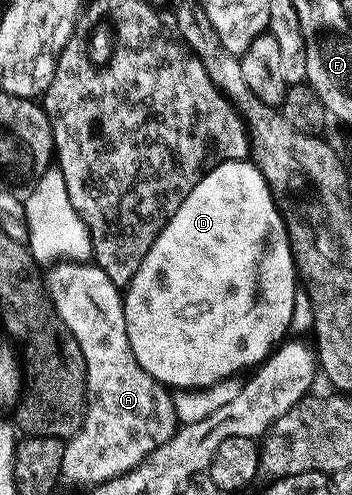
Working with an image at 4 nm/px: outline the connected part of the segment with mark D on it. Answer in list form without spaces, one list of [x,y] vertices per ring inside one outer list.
[[[251,161],[220,162],[213,170],[203,174],[194,184],[194,192],[182,200],[178,212],[162,228],[162,232],[154,240],[150,252],[142,260],[138,272],[126,287],[123,295],[124,315],[126,316],[126,336],[130,340],[130,348],[142,364],[142,368],[155,382],[163,386],[175,388],[177,391],[201,390],[218,382],[235,379],[239,370],[251,371],[260,365],[273,349],[285,341],[288,325],[292,322],[292,313],[296,310],[296,290],[298,294],[298,271],[292,258],[292,244],[288,239],[288,226],[276,201],[272,199],[272,189],[266,184],[260,169]]]

